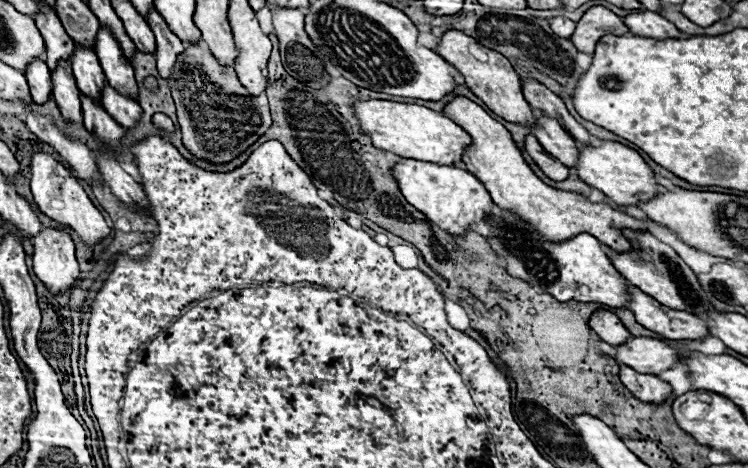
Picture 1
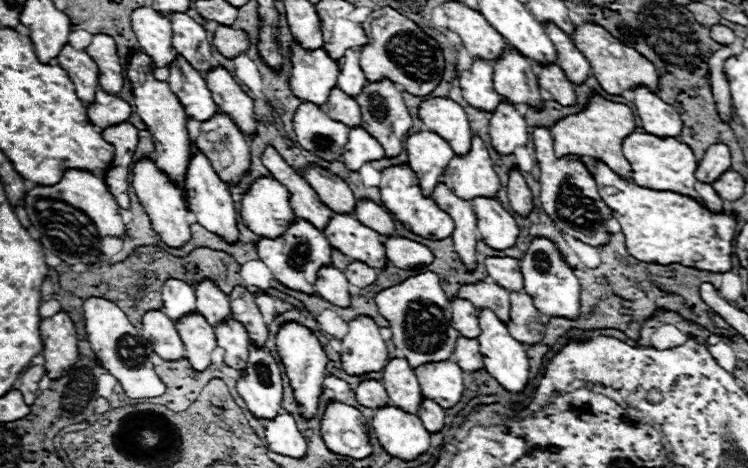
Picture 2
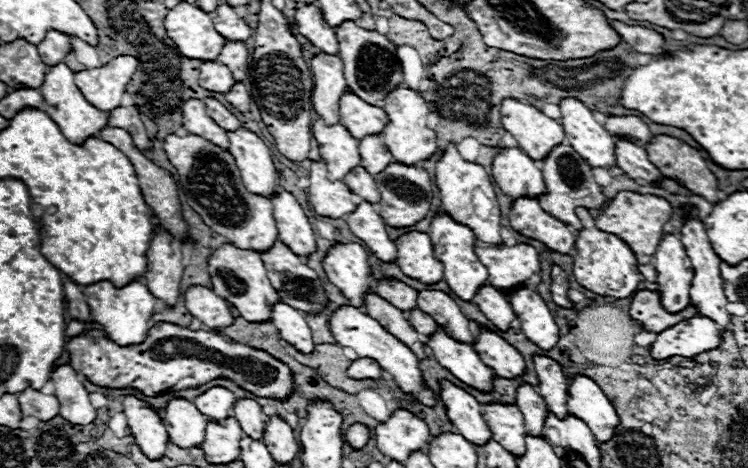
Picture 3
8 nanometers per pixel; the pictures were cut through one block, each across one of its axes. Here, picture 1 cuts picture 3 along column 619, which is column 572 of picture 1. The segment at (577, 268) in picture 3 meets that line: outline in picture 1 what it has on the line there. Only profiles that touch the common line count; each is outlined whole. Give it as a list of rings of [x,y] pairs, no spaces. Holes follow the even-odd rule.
[[[494,204],[492,212],[484,218],[484,222],[492,228],[492,234],[486,238],[490,248],[506,262],[506,272],[514,278],[522,278],[524,282],[542,288],[546,294],[554,296],[560,302],[578,300],[578,302],[598,302],[614,308],[626,308],[628,302],[628,284],[626,278],[616,272],[612,262],[608,260],[604,248],[592,234],[578,234],[574,238],[562,242],[546,240],[530,222],[520,218],[518,214],[498,208]]]

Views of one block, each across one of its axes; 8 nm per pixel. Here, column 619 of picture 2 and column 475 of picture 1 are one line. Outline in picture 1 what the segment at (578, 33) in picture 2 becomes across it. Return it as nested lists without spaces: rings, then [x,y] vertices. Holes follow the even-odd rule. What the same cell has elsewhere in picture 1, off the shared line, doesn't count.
[[[446,30],[436,46],[436,52],[448,62],[452,64],[462,76],[466,86],[498,116],[502,116],[508,122],[516,122],[516,124],[526,124],[532,126],[532,108],[528,106],[528,102],[522,96],[522,82],[518,78],[518,74],[514,72],[512,64],[500,54],[494,52],[486,46],[482,46],[478,40],[474,40],[472,36],[460,32],[460,30]]]

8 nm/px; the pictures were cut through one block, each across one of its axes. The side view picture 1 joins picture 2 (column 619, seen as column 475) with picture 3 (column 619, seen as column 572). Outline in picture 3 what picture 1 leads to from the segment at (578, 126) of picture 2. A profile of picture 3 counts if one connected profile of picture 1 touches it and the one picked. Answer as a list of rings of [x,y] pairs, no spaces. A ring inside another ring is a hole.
[[[618,192],[610,200],[610,204],[602,210],[602,214],[596,218],[596,226],[604,232],[612,232],[620,236],[636,252],[636,256],[652,256],[660,244],[662,226],[670,220],[670,216],[672,216],[672,206],[660,196]]]

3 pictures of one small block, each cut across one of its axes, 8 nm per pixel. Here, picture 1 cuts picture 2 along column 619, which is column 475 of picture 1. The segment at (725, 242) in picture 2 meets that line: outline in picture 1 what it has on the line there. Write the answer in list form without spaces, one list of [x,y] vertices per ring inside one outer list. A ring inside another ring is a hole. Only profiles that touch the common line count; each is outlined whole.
[[[400,158],[392,168],[392,176],[398,182],[398,188],[408,204],[418,208],[428,216],[428,220],[452,234],[464,234],[472,222],[482,222],[484,216],[492,210],[492,198],[488,190],[466,168]]]

